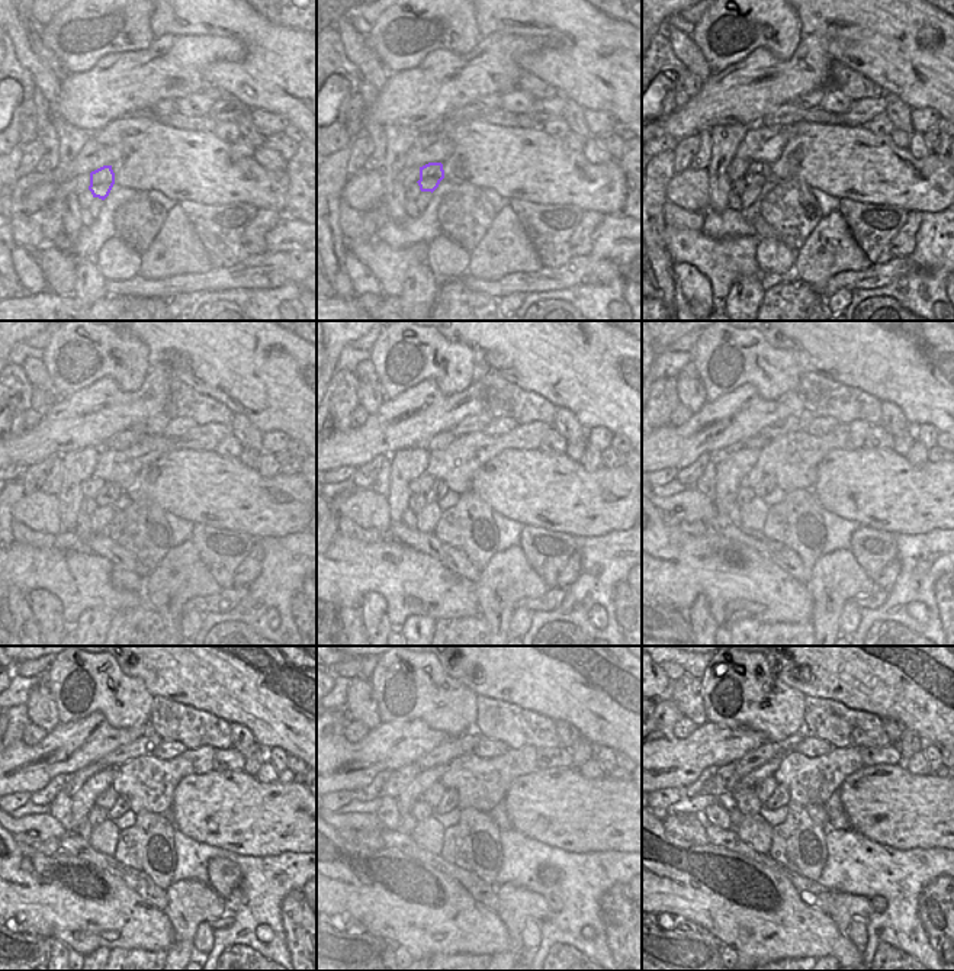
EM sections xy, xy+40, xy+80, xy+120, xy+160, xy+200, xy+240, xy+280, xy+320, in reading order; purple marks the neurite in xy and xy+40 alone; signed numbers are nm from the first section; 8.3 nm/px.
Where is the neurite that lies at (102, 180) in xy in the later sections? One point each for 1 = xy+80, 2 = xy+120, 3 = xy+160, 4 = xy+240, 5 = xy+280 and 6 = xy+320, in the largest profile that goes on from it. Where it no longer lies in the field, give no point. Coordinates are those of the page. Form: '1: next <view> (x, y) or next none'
1: next xy+80 (757, 171)
2: next xy+120 (111, 491)
3: next xy+160 (439, 489)
4: next xy+240 (122, 804)
5: next xy+280 (449, 801)
6: next xy+320 (779, 799)

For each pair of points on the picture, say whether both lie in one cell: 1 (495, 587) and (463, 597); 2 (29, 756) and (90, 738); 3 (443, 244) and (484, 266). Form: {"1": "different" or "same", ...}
{"1": "different", "2": "same", "3": "different"}

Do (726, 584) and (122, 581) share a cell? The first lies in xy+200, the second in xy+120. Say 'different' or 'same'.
different

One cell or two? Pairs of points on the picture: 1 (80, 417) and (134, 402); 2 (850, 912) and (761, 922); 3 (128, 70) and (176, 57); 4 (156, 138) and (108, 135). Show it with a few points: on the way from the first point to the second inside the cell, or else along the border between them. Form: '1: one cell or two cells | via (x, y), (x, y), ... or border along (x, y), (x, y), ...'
1: one cell | via (93, 414), (100, 410), (121, 410)
2: two cells | border along (828, 916), (845, 935)
3: one cell | via (140, 70), (164, 68)
4: one cell | via (144, 141), (122, 141), (119, 138)

